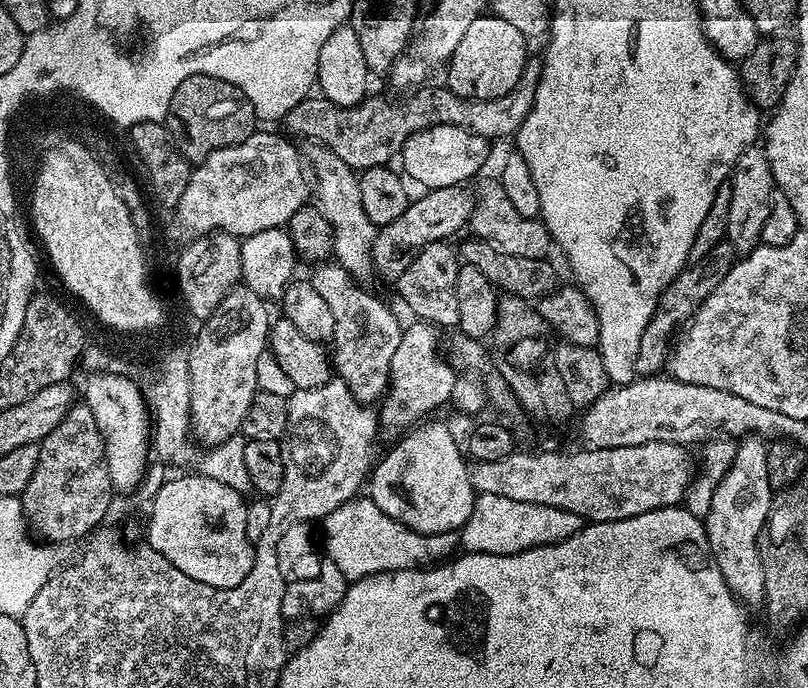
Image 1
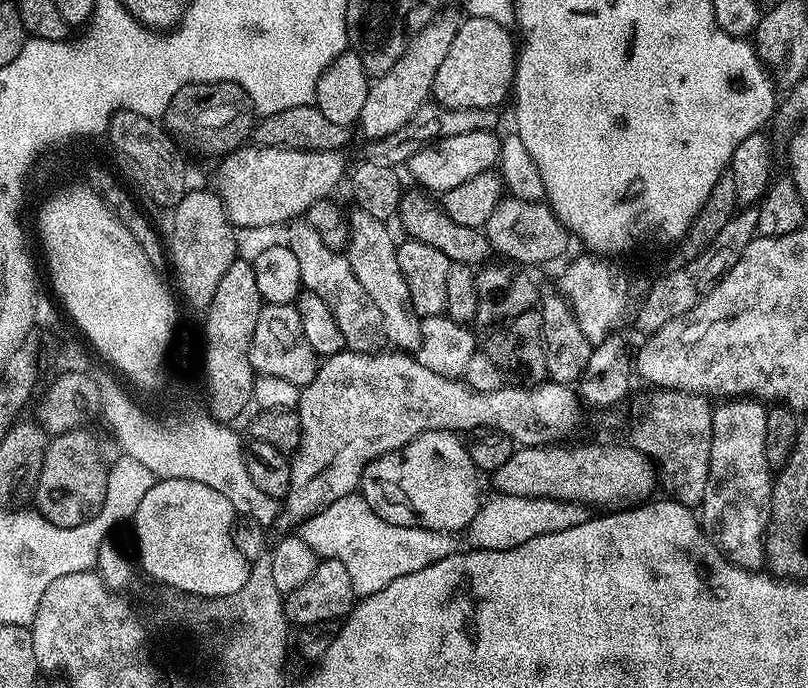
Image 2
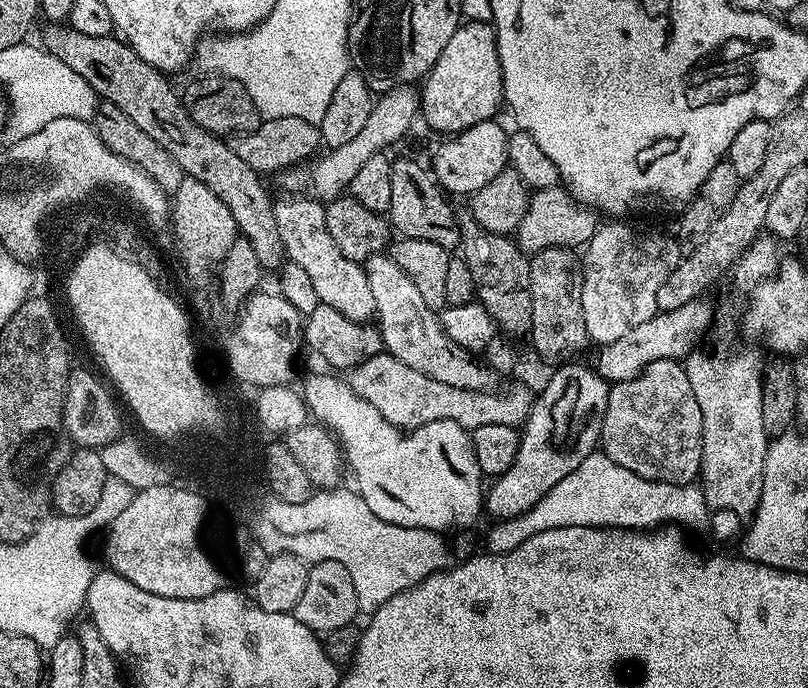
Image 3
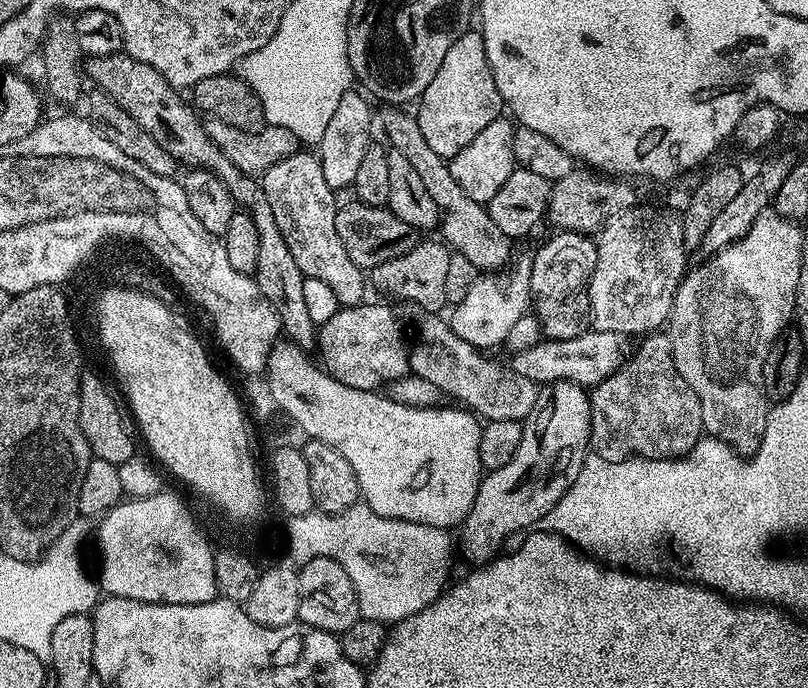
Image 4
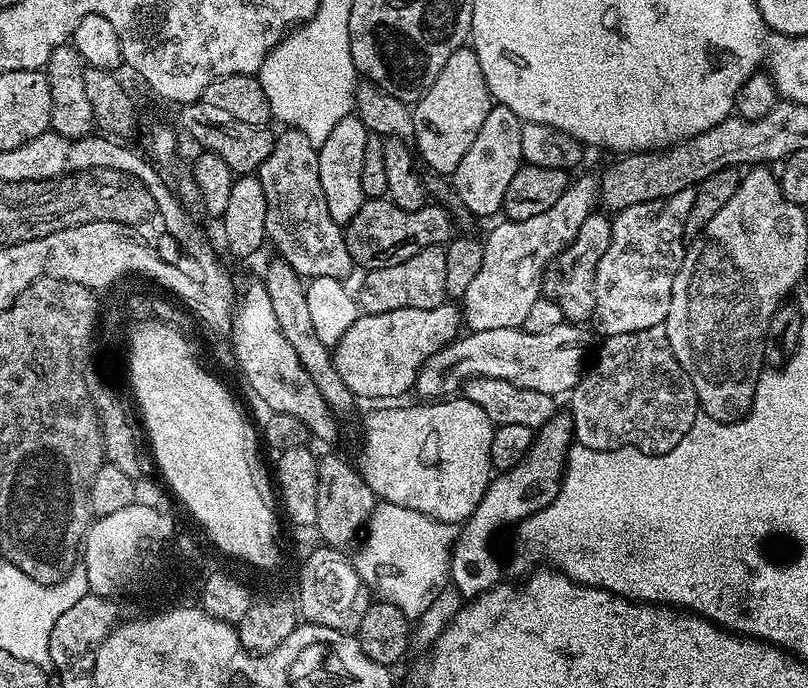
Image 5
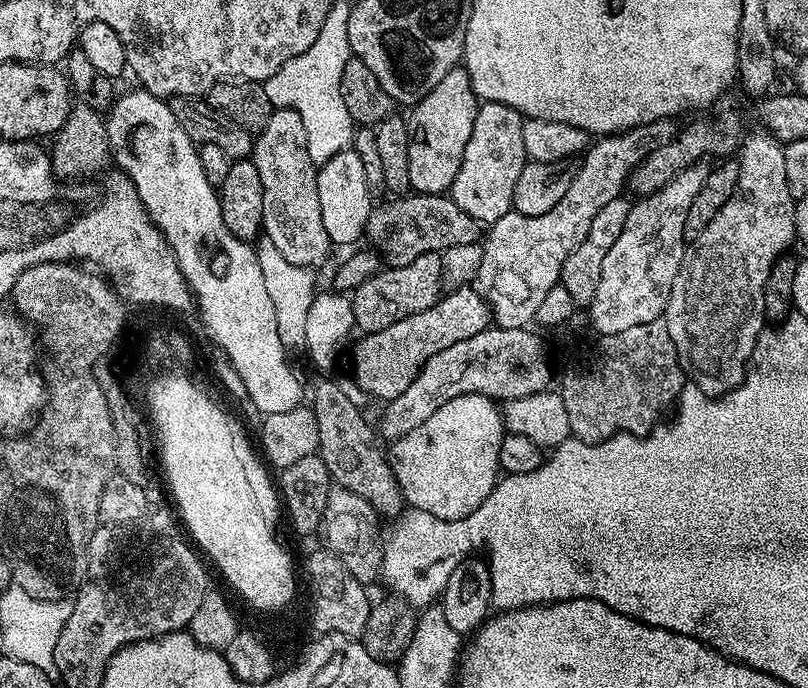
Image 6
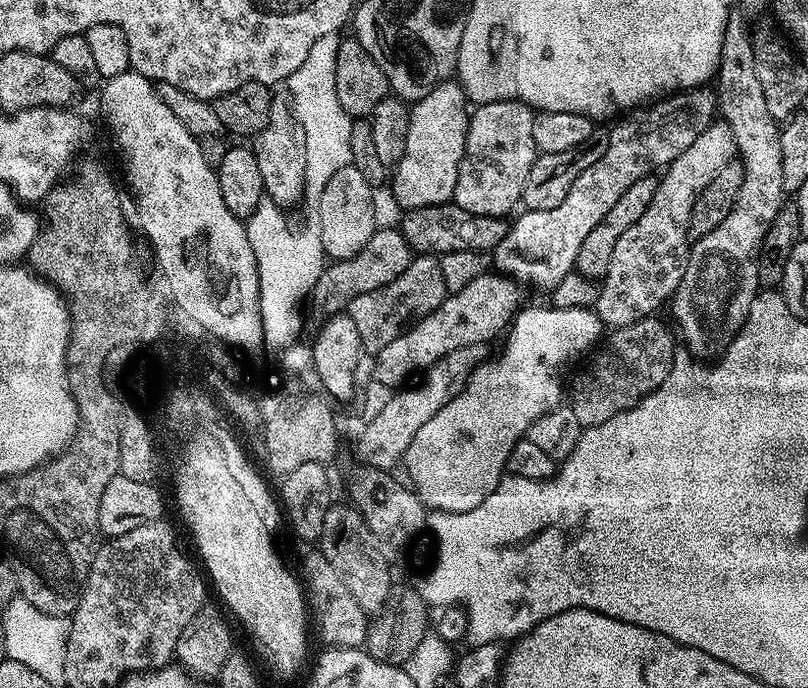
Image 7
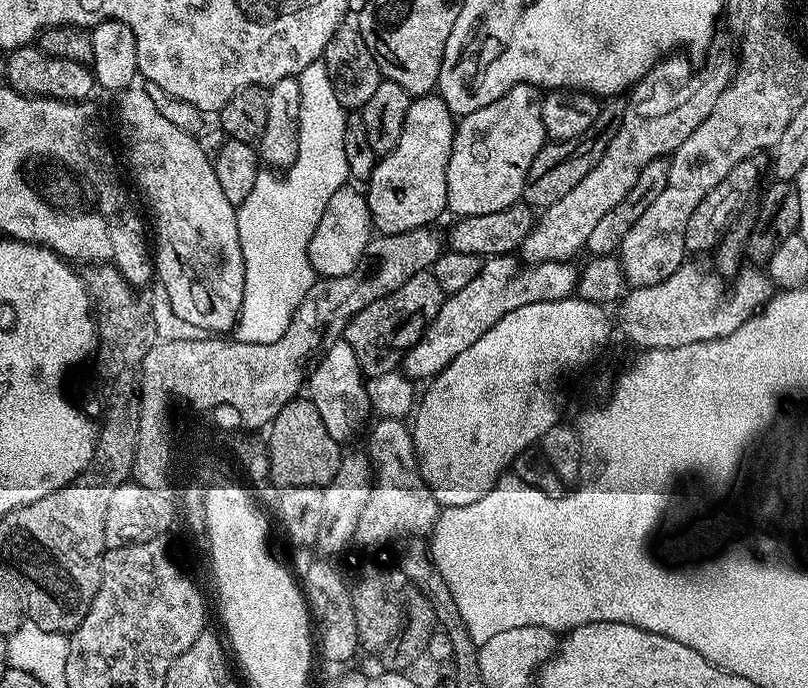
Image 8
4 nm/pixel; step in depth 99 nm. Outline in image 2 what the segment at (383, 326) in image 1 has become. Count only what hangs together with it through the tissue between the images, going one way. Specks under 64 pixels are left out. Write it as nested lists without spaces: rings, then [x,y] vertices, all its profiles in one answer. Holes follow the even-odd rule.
[[[297,218],[291,221],[287,225],[286,231],[288,231],[288,237],[286,237],[288,249],[292,251],[294,259],[298,261],[298,270],[302,270],[303,287],[309,292],[318,294],[318,298],[322,298],[322,302],[326,302],[326,306],[330,306],[330,314],[334,314],[334,322],[338,322],[338,330],[342,330],[345,349],[350,352],[377,353],[381,351],[386,344],[382,313],[378,311],[378,306],[374,306],[370,294],[366,294],[366,290],[362,290],[358,278],[354,278],[354,270],[350,270],[347,255],[344,252],[330,250],[330,246],[326,246],[326,242],[322,242],[318,230],[314,230],[314,226],[310,226],[307,219]]]

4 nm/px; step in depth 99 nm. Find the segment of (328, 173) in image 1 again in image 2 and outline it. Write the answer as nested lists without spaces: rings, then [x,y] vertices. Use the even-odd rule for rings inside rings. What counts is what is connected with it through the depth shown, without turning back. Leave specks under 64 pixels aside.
[[[356,210],[348,216],[348,246],[346,255],[354,278],[358,278],[362,290],[370,294],[374,306],[382,313],[382,326],[387,343],[402,353],[415,353],[420,346],[420,322],[422,317],[410,302],[410,286],[402,278],[402,270],[396,257],[397,241],[392,240],[389,225],[370,214]]]

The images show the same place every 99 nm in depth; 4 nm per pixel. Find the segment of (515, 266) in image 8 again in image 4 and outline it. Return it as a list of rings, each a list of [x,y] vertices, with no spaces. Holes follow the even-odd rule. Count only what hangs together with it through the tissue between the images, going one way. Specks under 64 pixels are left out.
[[[361,302],[342,306],[325,324],[318,328],[319,363],[324,371],[346,386],[367,392],[379,389],[379,384],[402,379],[409,375],[409,341],[404,341],[400,320],[392,308],[384,304]]]

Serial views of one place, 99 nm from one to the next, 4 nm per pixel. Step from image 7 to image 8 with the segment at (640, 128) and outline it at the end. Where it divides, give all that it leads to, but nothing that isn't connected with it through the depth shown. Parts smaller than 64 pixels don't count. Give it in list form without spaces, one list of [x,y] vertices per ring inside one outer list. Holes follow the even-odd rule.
[[[672,54],[658,61],[627,93],[624,117],[619,117],[612,141],[594,170],[590,170],[590,174],[586,174],[586,178],[582,178],[582,182],[562,198],[562,202],[554,202],[554,206],[543,209],[533,223],[532,233],[524,239],[522,256],[525,261],[571,261],[576,258],[572,256],[580,251],[583,253],[595,224],[606,210],[614,210],[614,206],[630,194],[634,182],[638,182],[640,171],[650,162],[671,157],[676,148],[682,146],[682,142],[686,142],[686,138],[690,138],[706,118],[710,118],[714,102],[718,102],[728,89],[733,69],[715,68],[712,64],[705,68],[692,68],[687,58],[684,54]]]

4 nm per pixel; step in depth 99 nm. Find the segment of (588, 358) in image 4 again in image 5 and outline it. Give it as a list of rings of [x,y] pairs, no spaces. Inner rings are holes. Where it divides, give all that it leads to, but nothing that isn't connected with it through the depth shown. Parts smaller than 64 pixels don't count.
[[[567,322],[543,334],[526,333],[521,327],[469,331],[457,336],[423,364],[416,376],[414,392],[432,402],[459,393],[469,380],[481,376],[501,379],[526,390],[538,390],[538,394],[563,397],[579,382],[586,368],[588,336],[584,331],[583,327]]]

